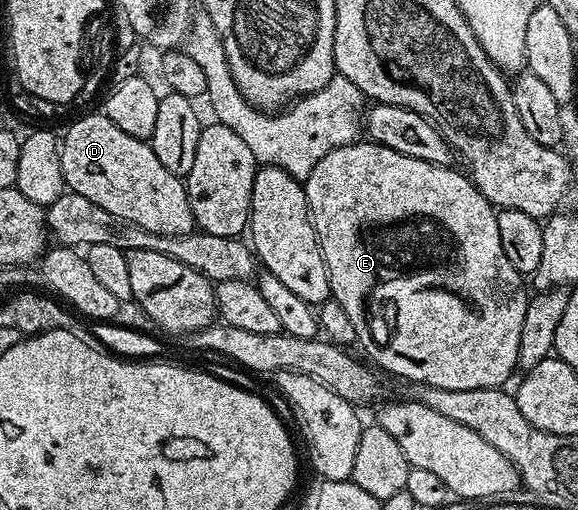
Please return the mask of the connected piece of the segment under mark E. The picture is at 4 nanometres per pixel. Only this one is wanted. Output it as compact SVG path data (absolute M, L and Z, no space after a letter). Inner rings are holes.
M357 139L351 145L329 151L324 159L312 168L311 175L305 179L304 184L310 217L314 220L314 230L328 271L331 298L340 303L340 307L344 307L348 319L352 319L352 327L356 327L357 344L366 348L367 355L371 357L369 360L379 370L387 369L398 377L407 377L410 383L452 391L497 389L507 384L505 381L513 375L514 369L519 368L520 330L524 327L528 292L526 293L525 287L522 286L523 274L518 273L505 254L497 226L498 214L495 206L491 205L488 199L484 199L484 195L465 172L457 173L450 165L437 165L424 159L400 155L400 151L392 151L369 139Z

